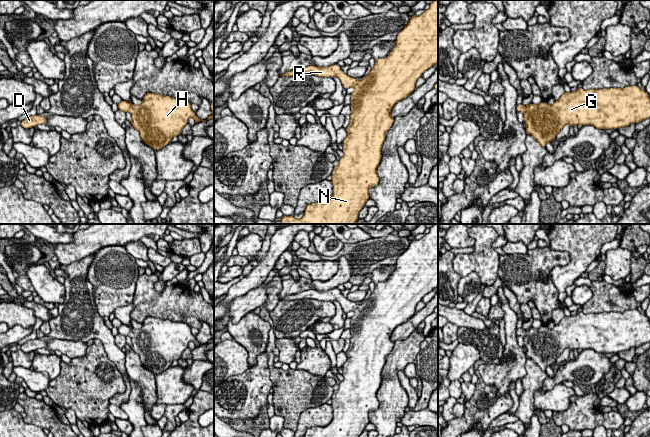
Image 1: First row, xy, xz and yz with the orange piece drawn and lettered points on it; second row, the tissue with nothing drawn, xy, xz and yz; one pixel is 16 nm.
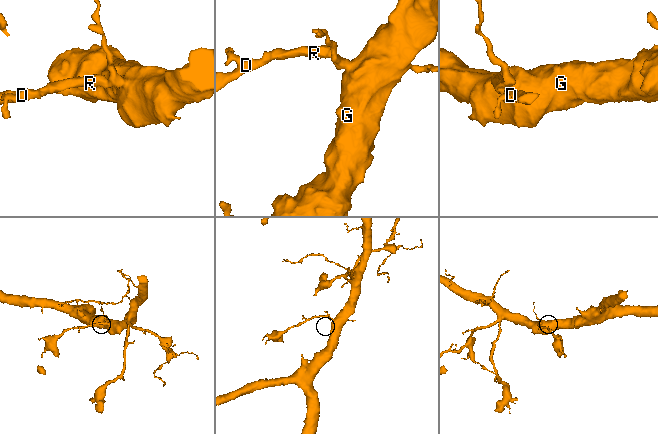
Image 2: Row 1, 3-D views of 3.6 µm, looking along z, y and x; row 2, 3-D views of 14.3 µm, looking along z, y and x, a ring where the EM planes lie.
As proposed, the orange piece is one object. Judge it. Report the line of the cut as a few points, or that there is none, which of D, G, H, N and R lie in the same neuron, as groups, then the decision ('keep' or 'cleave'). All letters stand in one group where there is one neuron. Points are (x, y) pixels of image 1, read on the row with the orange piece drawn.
cut none; groups D G H N R; keep

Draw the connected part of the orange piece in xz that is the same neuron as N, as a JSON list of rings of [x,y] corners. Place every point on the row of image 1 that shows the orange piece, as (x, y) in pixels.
[[[432,0],[430,7],[421,15],[411,16],[408,24],[396,38],[396,45],[385,58],[375,60],[370,73],[361,80],[348,76],[338,64],[329,67],[309,65],[291,70],[282,77],[315,75],[318,77],[338,77],[344,89],[353,87],[351,111],[347,137],[343,140],[343,153],[332,172],[333,194],[327,202],[314,202],[307,205],[304,216],[296,219],[283,216],[281,224],[355,224],[358,214],[369,196],[369,189],[379,183],[377,167],[380,164],[382,146],[386,133],[394,118],[391,110],[396,103],[407,98],[414,90],[417,80],[429,68],[438,63],[438,0]]]

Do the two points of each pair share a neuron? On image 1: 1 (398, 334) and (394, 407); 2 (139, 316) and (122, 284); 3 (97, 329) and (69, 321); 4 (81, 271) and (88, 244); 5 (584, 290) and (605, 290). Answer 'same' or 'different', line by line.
1: different
2: different
3: same
4: different
5: different

